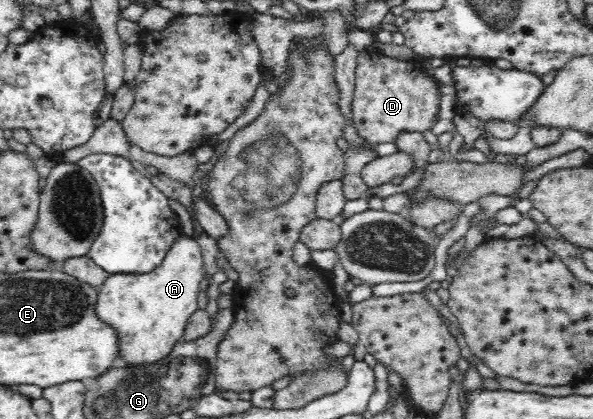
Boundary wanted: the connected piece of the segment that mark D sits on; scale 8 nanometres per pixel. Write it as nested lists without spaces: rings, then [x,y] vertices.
[[[366,47],[357,54],[352,100],[352,121],[363,141],[373,144],[393,143],[401,133],[430,131],[436,125],[436,117],[440,111],[440,88],[438,80],[423,72],[417,62],[399,61],[379,55],[379,51],[368,51]]]

